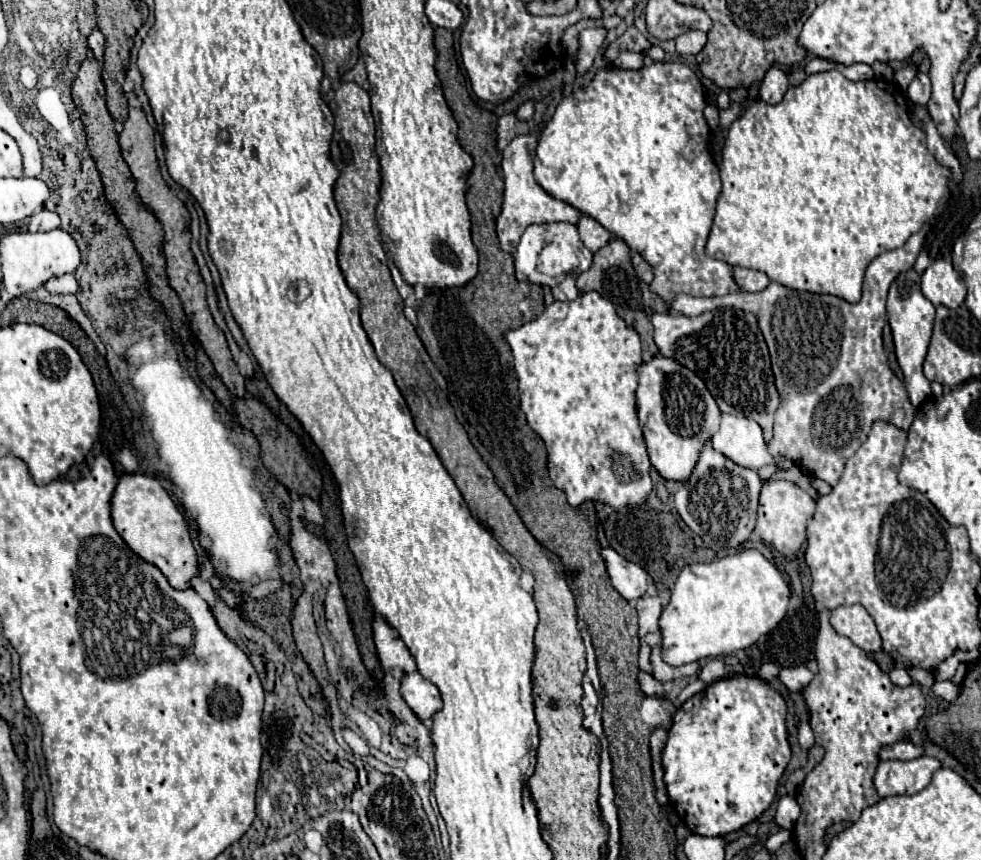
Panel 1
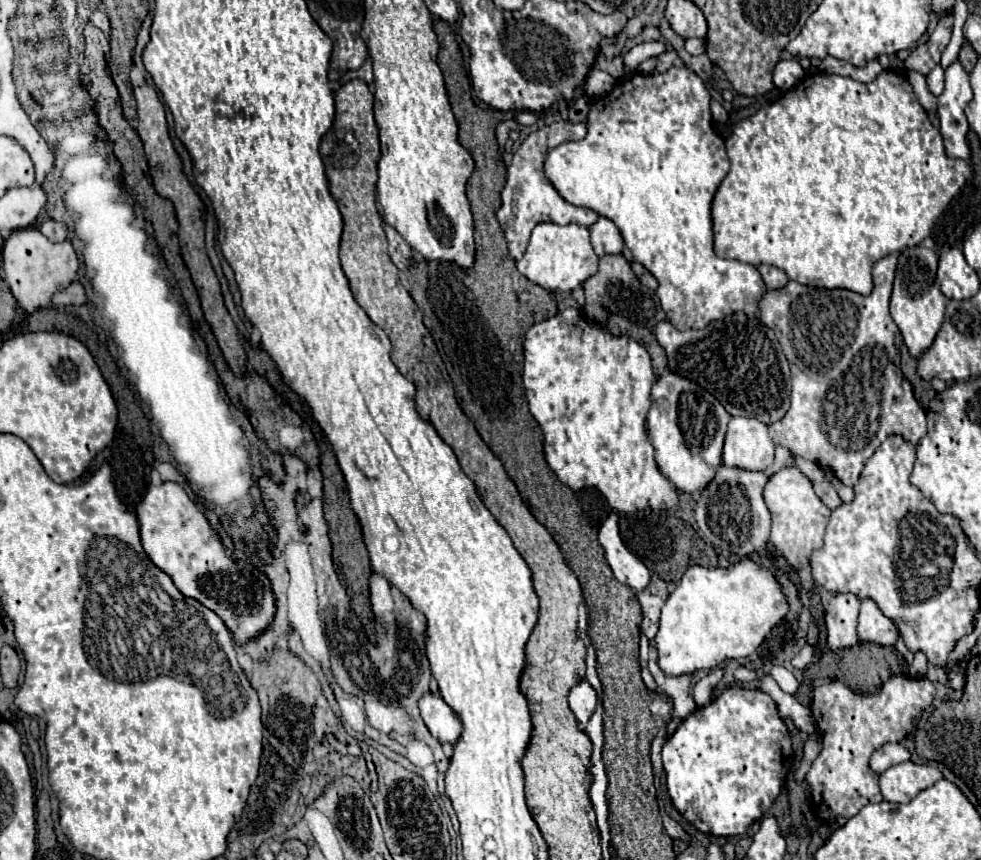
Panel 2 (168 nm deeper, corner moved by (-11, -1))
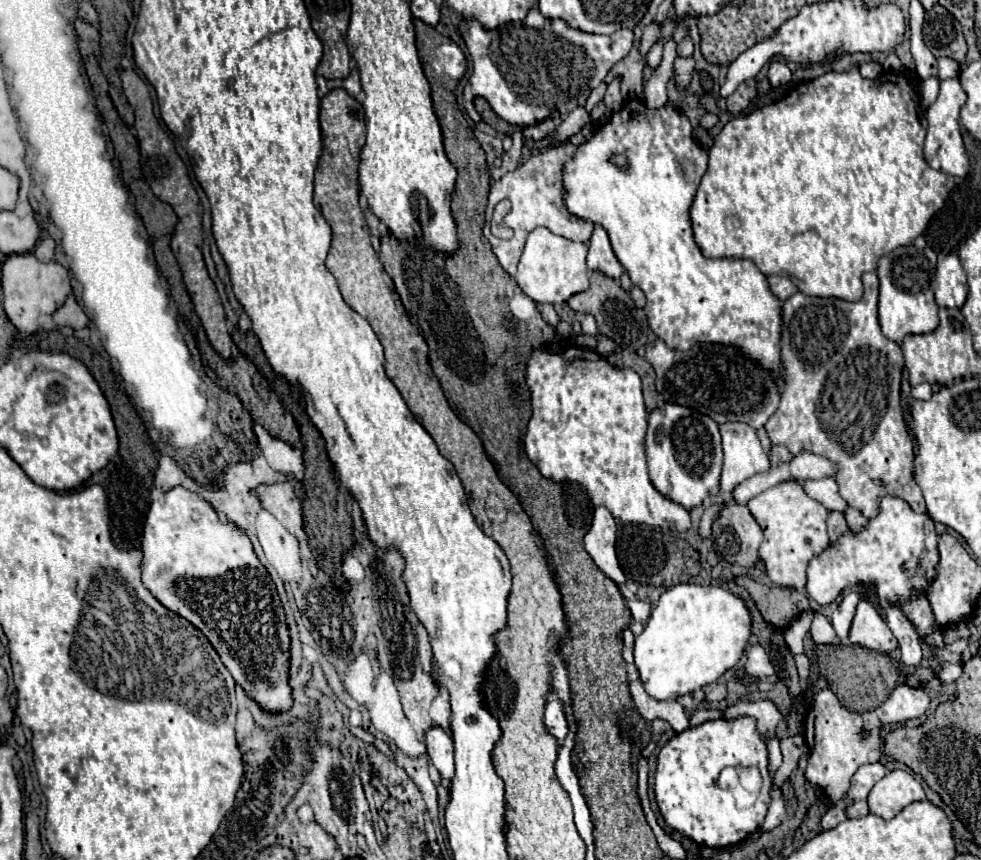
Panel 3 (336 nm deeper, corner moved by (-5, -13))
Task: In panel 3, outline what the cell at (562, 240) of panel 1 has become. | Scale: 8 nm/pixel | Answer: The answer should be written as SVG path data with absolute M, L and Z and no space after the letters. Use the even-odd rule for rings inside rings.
M536 228L530 232L524 254L518 264L518 272L516 272L518 286L534 302L564 304L570 296L588 290L586 252L588 252L588 246L582 242L572 242L568 238L556 236L548 228Z

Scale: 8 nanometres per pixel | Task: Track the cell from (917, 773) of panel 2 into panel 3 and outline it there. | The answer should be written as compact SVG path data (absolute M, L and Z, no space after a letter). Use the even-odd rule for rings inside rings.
M892 770L870 790L868 808L870 814L890 820L910 802L924 798L924 788L912 774L904 770Z

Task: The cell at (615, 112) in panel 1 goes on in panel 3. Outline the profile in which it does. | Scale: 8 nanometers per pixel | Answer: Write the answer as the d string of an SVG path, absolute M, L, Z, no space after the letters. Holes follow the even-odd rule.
M632 100L626 102L622 106L620 112L614 112L610 116L612 120L606 120L604 124L600 124L594 132L594 136L582 144L574 158L566 164L564 168L564 188L566 188L566 208L568 212L576 214L578 218L590 220L594 224L600 224L606 228L612 248L616 252L616 258L620 260L620 264L626 268L632 284L636 284L644 296L646 296L646 318L648 318L648 326L652 328L652 332L664 340L668 344L668 348L672 350L688 350L690 346L694 346L696 342L712 342L712 344L732 344L742 356L752 356L752 360L756 360L756 364L760 364L760 368L768 368L768 372L772 372L772 376L776 376L776 384L782 380L784 376L784 364L782 364L782 356L780 356L780 298L772 294L772 290L768 288L768 280L766 276L758 270L758 266L752 260L742 260L742 258L704 258L700 248L694 242L692 236L692 226L690 226L690 204L694 200L696 188L700 184L700 178L706 172L708 166L708 154L706 150L702 150L694 140L692 140L692 126L686 118L686 114L682 114L672 102L668 102L666 106L658 108L658 110L648 110L640 100Z

